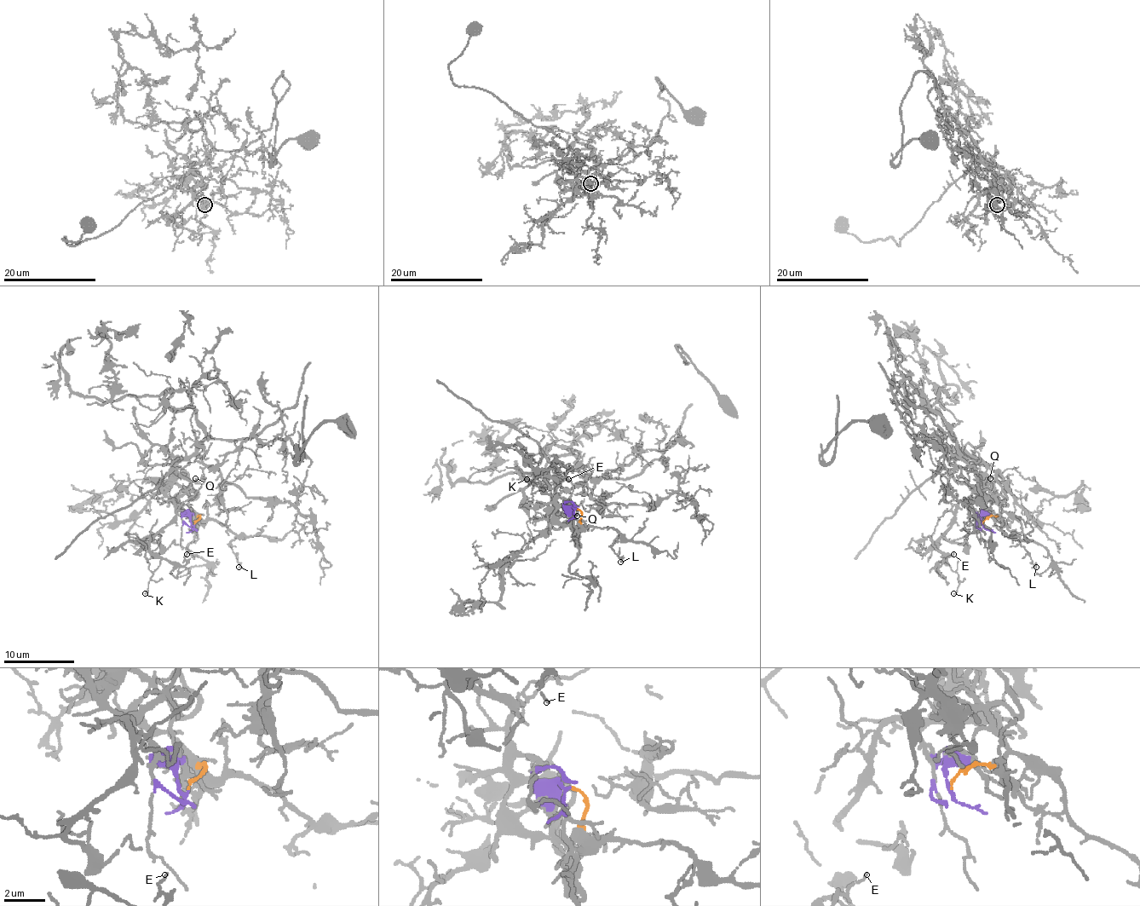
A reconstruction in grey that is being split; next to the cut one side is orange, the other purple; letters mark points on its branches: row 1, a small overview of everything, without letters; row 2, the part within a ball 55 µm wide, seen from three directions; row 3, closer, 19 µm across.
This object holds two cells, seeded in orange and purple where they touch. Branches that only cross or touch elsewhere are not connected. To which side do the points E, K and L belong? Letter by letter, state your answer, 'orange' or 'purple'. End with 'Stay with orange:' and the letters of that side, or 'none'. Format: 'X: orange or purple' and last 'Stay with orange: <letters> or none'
E: purple
K: purple
L: orange
Stay with orange: L

